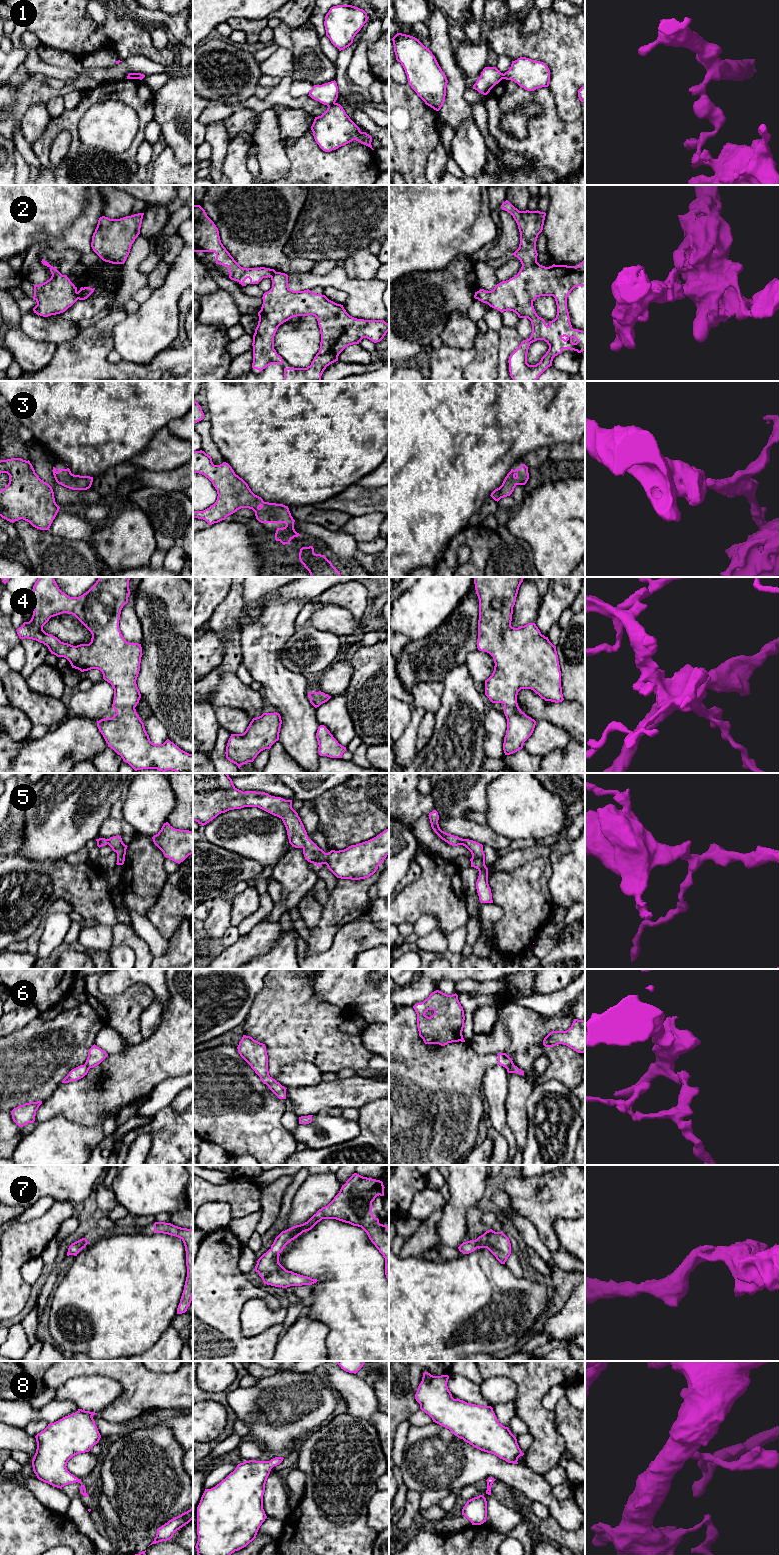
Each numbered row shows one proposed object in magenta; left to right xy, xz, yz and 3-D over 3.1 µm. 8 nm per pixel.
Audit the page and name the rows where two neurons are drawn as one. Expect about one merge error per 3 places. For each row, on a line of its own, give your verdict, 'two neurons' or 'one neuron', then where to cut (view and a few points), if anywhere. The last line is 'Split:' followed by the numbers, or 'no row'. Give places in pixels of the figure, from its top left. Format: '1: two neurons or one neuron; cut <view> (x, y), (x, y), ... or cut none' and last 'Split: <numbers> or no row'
1: two neurons; cut xz (334, 102), (328, 106)
2: two neurons; cut xy (76, 292), (78, 298)
3: one neuron; cut none
4: two neurons; cut xy (113, 701), (119, 706), (132, 706), (134, 708)
5: one neuron; cut none
6: two neurons; cut yz (513, 1064), (506, 1068)
7: one neuron; cut none
8: one neuron; cut none
Split: 1, 2, 4, 6

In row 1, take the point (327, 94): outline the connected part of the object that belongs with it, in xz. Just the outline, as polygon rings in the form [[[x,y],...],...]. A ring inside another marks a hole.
[[[334,80],[322,85],[314,85],[308,96],[324,105],[330,106],[334,104],[338,98],[337,83]]]

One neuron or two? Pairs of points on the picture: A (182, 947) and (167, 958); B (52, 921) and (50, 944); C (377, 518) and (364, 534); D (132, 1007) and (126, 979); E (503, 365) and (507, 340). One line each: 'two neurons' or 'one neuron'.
A: one neuron
B: one neuron
C: one neuron
D: two neurons
E: one neuron

